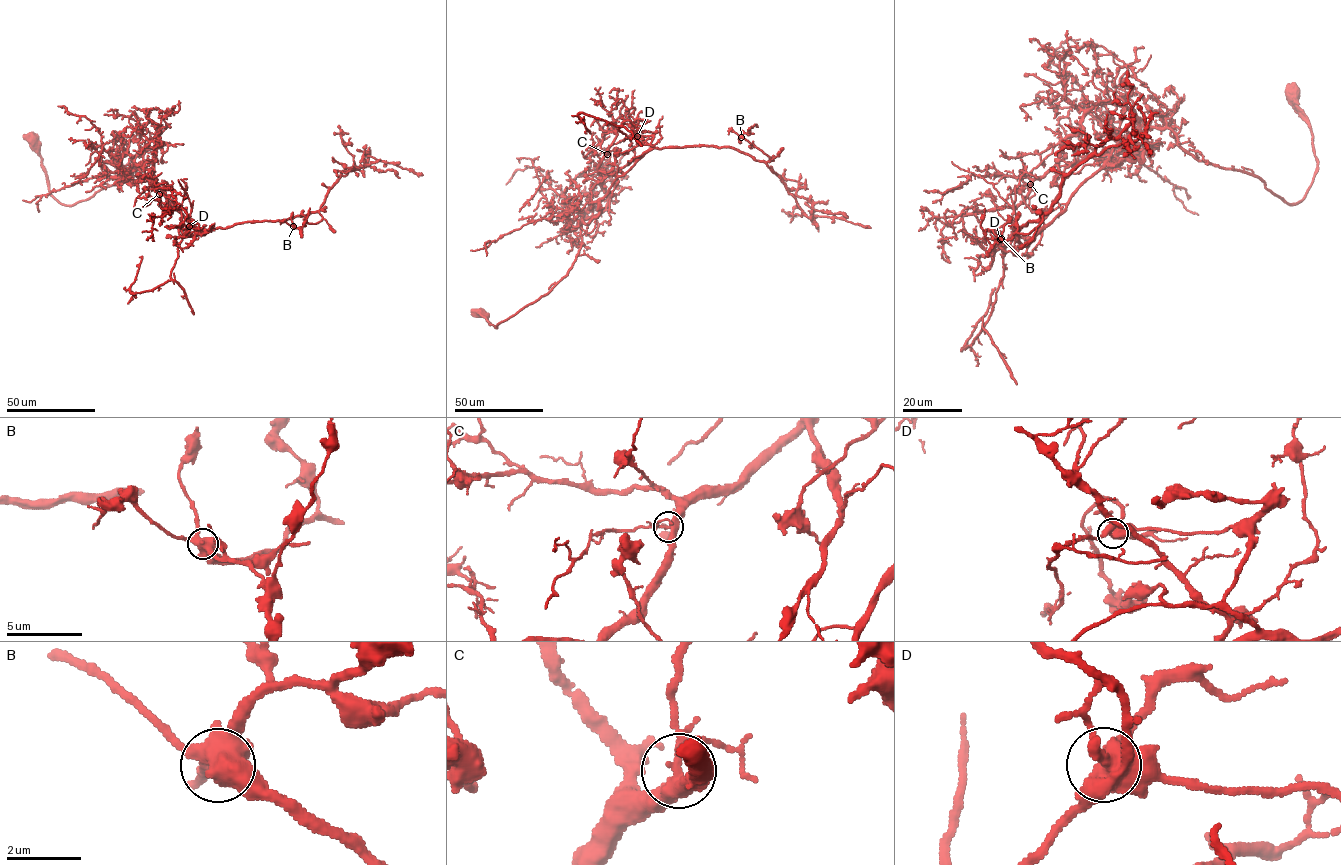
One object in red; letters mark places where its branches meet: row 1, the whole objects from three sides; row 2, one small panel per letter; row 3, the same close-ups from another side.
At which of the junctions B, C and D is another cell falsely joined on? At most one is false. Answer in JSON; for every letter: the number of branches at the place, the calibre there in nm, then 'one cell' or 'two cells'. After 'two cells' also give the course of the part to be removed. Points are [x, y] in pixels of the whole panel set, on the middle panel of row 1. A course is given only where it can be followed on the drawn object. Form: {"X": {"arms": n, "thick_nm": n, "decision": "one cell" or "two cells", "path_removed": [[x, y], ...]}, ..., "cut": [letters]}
{"B": {"arms": 5, "thick_nm": 480, "decision": "one cell"}, "C": {"arms": 5, "thick_nm": 380, "decision": "one cell"}, "D": {"arms": 5, "thick_nm": 500, "decision": "two cells", "path_removed": [[637, 136], [626, 138], [619, 126], [579, 113], [578, 117], [590, 131], [587, 131]]}, "cut": ["D"]}

